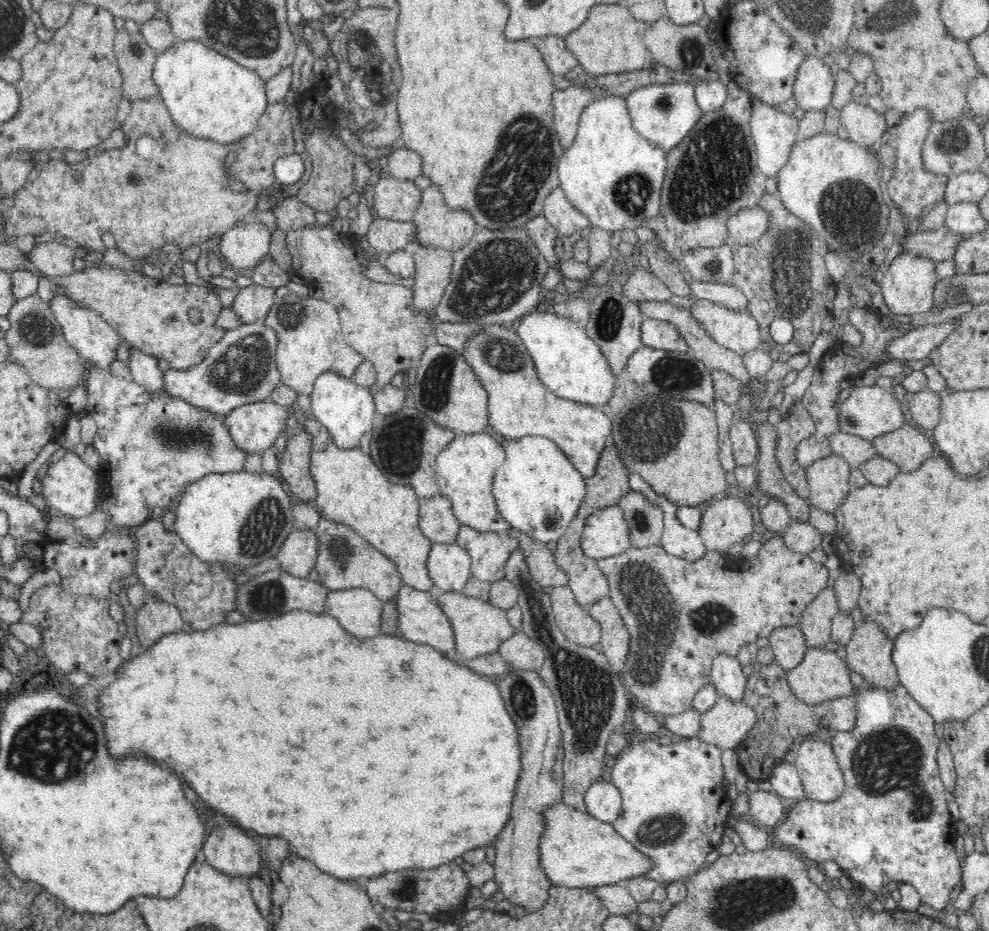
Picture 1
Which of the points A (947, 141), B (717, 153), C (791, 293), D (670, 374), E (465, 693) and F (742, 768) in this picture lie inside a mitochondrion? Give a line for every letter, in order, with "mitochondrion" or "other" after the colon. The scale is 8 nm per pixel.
A: mitochondrion
B: mitochondrion
C: mitochondrion
D: mitochondrion
E: other
F: other

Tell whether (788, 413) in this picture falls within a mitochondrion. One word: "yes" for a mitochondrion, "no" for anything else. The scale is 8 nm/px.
no

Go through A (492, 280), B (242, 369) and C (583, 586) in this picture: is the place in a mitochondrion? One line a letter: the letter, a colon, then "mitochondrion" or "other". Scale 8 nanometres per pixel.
A: mitochondrion
B: mitochondrion
C: other

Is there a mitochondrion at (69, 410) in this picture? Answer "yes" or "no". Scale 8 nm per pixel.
no

